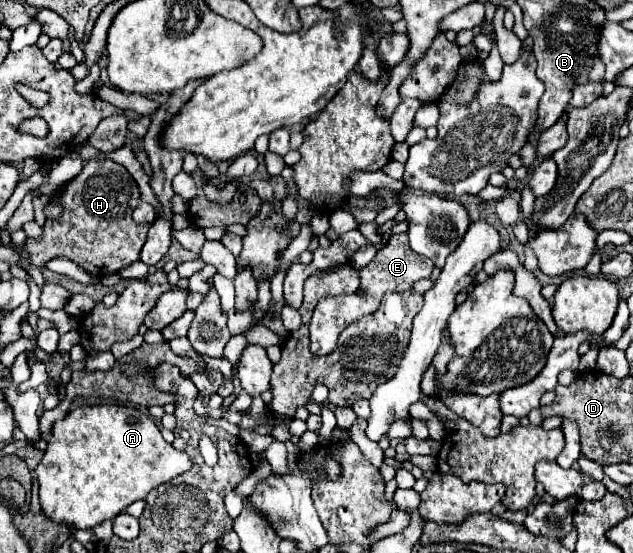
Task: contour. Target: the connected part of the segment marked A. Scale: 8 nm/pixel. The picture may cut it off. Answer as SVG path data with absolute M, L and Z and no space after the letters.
M84 405L70 411L64 419L54 423L48 449L36 467L40 483L40 505L46 517L56 523L74 525L78 529L92 529L94 525L114 519L130 503L144 499L150 489L192 469L188 453L174 449L160 435L160 429L150 415L140 407L130 405Z

